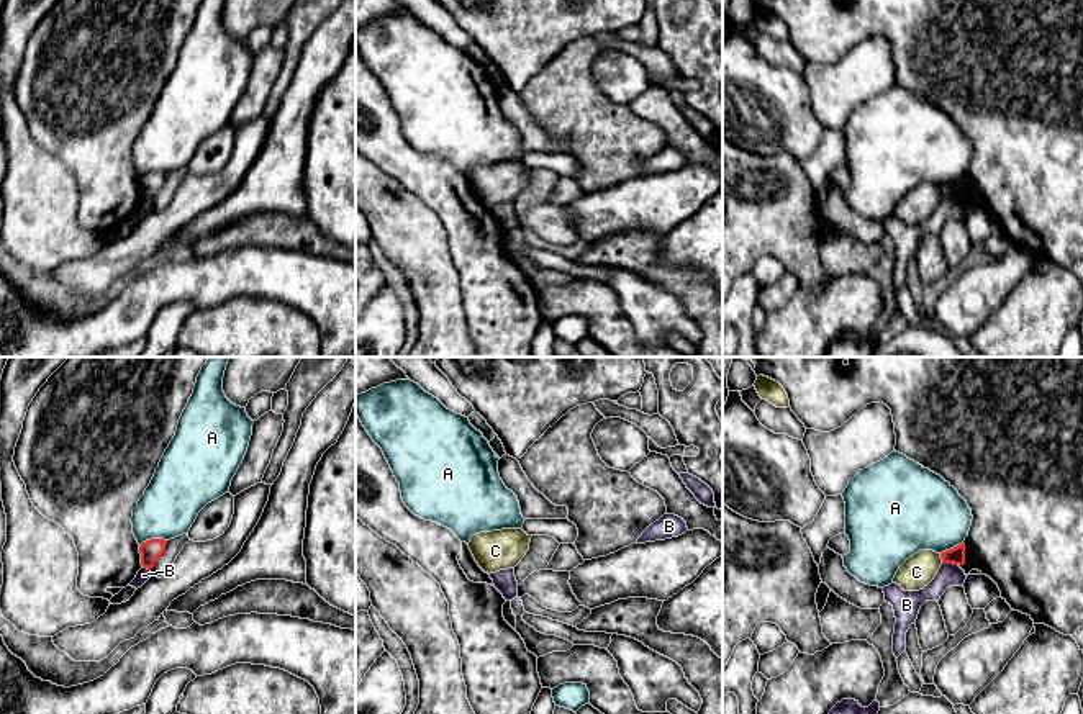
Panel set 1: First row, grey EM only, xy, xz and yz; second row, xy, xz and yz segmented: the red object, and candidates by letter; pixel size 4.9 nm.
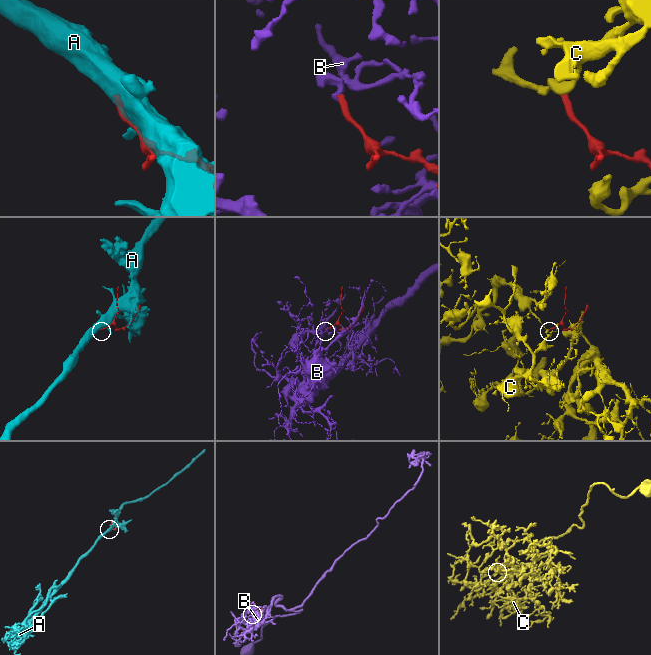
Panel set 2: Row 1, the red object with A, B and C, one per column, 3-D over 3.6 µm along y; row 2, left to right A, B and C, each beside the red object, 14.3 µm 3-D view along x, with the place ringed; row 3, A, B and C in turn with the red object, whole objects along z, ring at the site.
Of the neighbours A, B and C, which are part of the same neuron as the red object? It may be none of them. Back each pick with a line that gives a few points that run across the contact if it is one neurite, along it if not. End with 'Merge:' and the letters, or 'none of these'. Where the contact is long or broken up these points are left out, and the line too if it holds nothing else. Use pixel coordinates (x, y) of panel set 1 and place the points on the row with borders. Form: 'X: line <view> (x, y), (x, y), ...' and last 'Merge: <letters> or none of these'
Merge: none of these

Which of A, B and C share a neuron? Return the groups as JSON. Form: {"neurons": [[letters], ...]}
{"neurons": [["A"], ["B"], ["C"]]}

